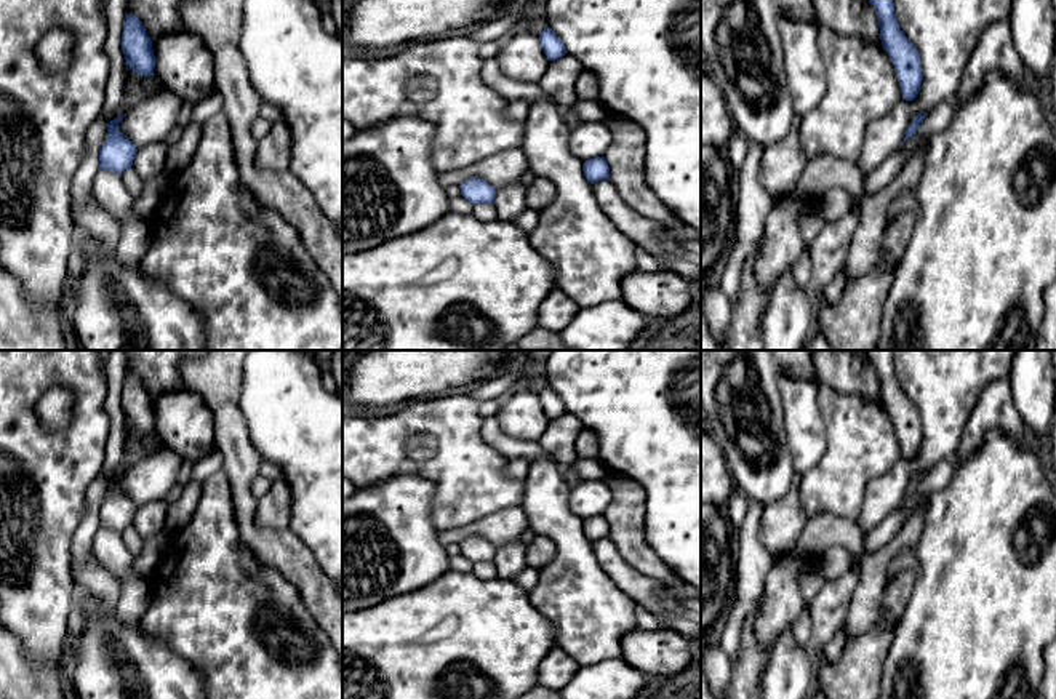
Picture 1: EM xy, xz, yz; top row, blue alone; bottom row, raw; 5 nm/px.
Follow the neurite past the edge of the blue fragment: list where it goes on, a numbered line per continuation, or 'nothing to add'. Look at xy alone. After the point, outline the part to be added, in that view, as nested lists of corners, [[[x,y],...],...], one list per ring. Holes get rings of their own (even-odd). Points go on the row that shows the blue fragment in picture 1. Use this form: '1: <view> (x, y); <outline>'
nothing to add

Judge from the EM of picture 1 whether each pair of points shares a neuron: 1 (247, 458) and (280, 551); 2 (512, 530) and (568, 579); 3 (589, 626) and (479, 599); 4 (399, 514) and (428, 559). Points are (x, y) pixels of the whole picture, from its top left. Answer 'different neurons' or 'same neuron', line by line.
1: same neuron
2: different neurons
3: different neurons
4: same neuron

